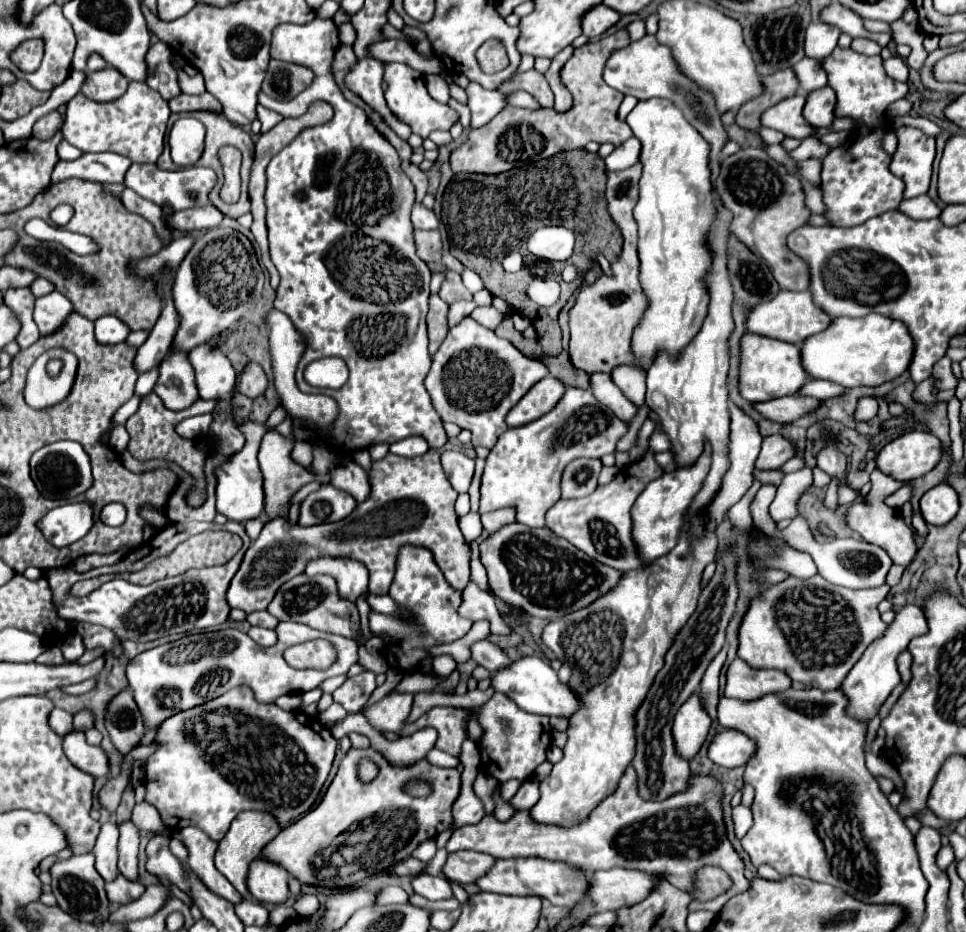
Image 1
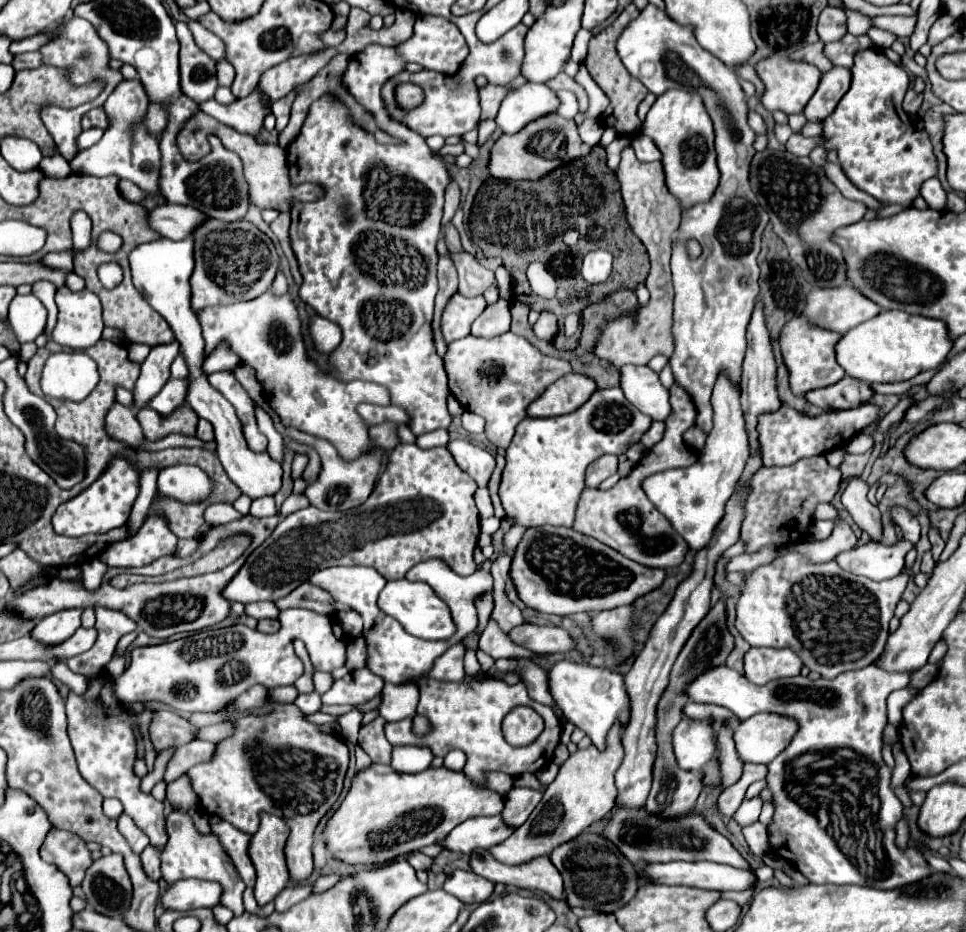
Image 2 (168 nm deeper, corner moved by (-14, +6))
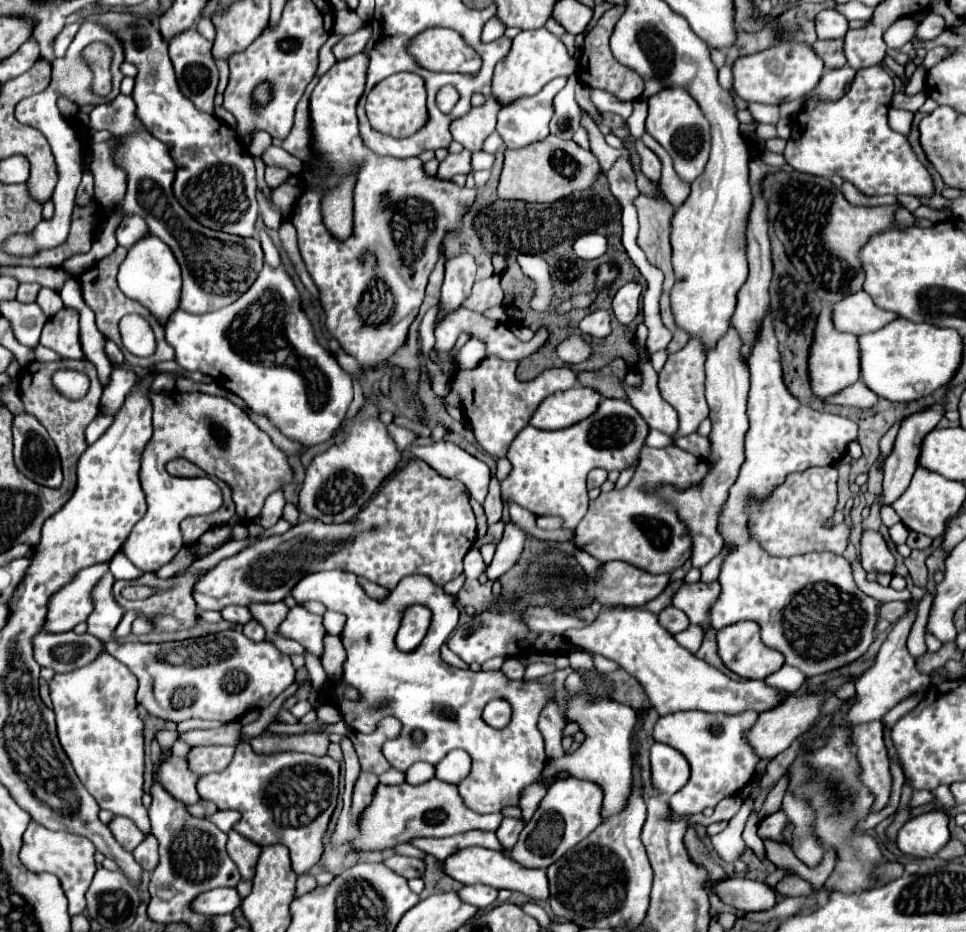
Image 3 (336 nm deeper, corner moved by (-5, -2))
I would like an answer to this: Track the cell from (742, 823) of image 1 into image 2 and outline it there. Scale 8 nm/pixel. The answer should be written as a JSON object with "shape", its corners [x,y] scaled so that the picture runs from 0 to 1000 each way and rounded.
{"shape":[[[783,882],[778,886],[772,886],[768,888],[770,897],[772,897],[772,903],[774,903],[774,910],[781,918],[791,918],[793,914],[797,914],[797,903],[795,903],[795,891],[791,884]]]}

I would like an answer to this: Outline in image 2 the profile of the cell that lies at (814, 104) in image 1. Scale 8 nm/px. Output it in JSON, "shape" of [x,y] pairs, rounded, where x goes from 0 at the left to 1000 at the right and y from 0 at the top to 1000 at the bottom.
{"shape":[[[861,73],[859,77],[851,79],[845,101],[839,105],[839,109],[832,116],[832,124],[839,131],[851,131],[855,124],[859,124],[867,107],[878,99],[880,82],[882,82],[880,73]]]}

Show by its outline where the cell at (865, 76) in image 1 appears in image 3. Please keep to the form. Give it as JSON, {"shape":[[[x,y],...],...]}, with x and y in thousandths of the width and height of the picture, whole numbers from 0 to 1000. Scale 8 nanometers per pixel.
{"shape":[[[906,69],[887,75],[879,99],[871,107],[856,112],[833,109],[833,120],[825,122],[819,148],[811,161],[815,176],[846,189],[864,185],[898,210],[966,210],[968,200],[962,182],[951,174],[939,148],[920,137],[918,122],[924,99],[924,84],[912,69]]]}

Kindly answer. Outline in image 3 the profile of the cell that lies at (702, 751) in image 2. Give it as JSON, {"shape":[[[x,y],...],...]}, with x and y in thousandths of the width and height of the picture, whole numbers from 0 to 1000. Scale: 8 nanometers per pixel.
{"shape":[[[678,796],[674,800],[674,833],[682,850],[699,852],[713,837],[711,813],[693,798]]]}

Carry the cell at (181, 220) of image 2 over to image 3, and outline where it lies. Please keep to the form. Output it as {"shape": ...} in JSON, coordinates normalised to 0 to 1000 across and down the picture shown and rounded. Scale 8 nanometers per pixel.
{"shape":[[[146,232],[129,234],[121,245],[121,260],[129,266],[136,266],[142,262],[142,258],[150,255],[154,251],[154,242]]]}

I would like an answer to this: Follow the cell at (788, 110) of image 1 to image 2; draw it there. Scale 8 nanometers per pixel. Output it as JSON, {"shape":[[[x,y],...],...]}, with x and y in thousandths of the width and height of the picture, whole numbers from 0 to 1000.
{"shape":[[[797,60],[797,64],[787,64],[783,69],[783,79],[791,90],[789,112],[795,118],[812,118],[814,122],[830,120],[834,114],[834,103],[841,103],[849,90],[851,77],[832,64],[818,64],[816,60]]]}

